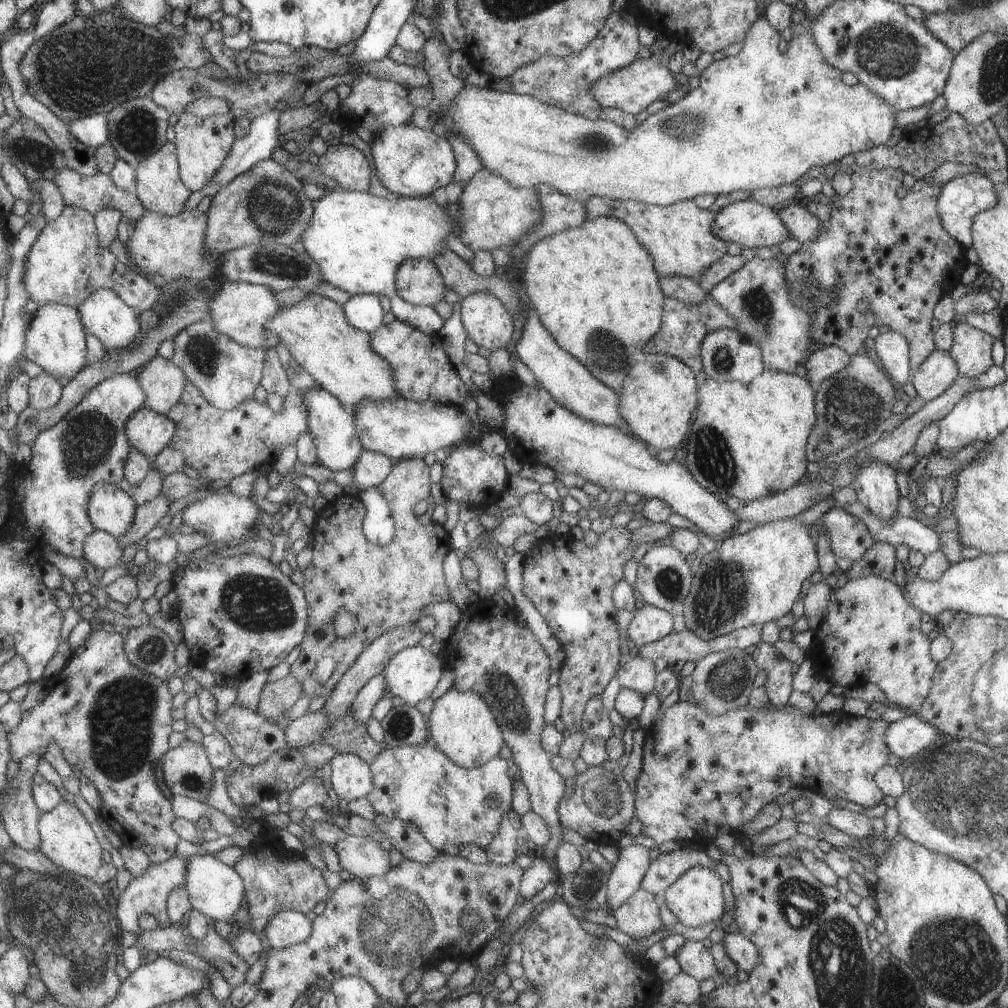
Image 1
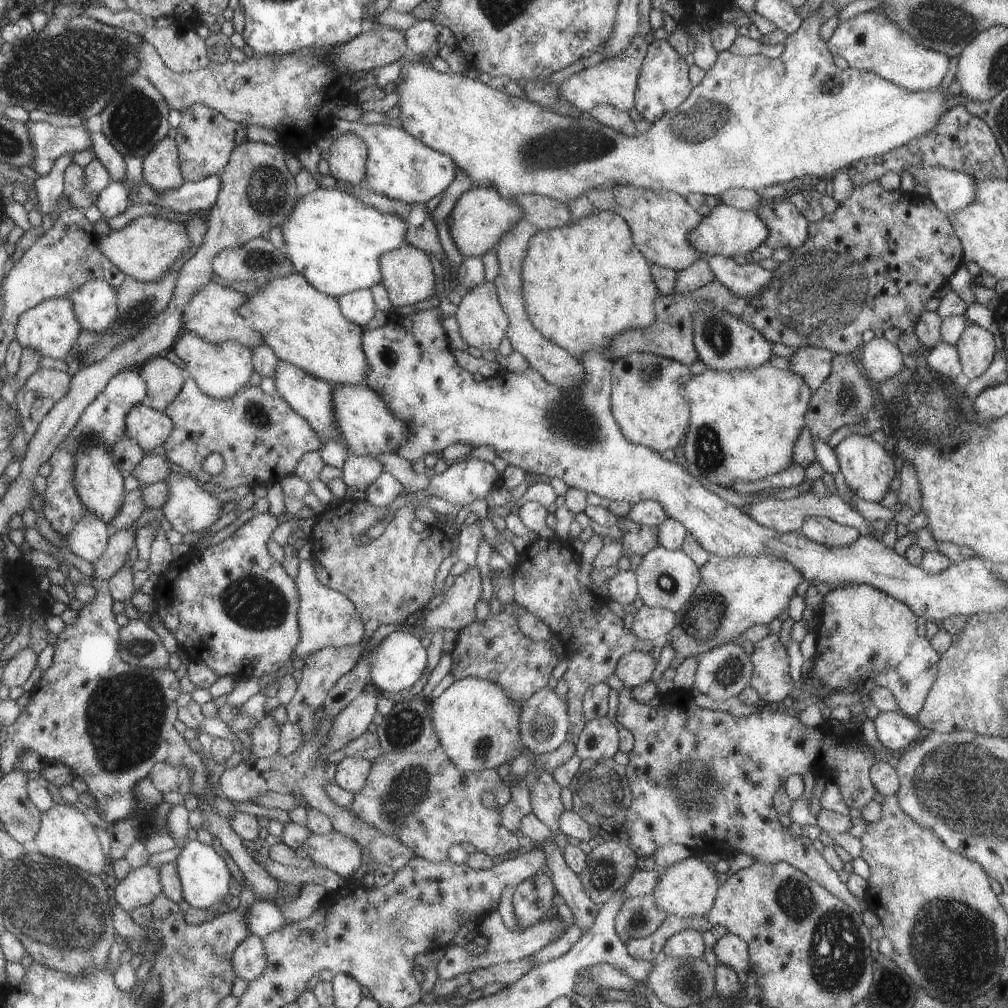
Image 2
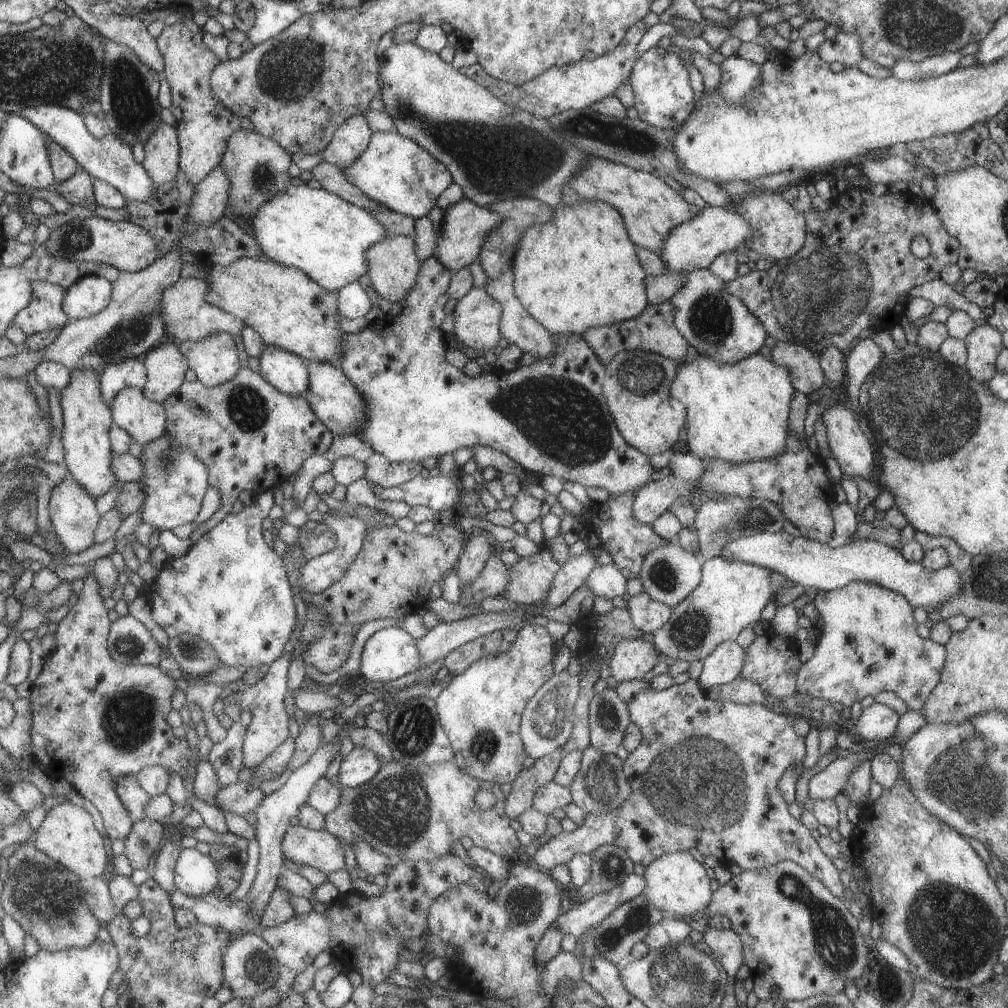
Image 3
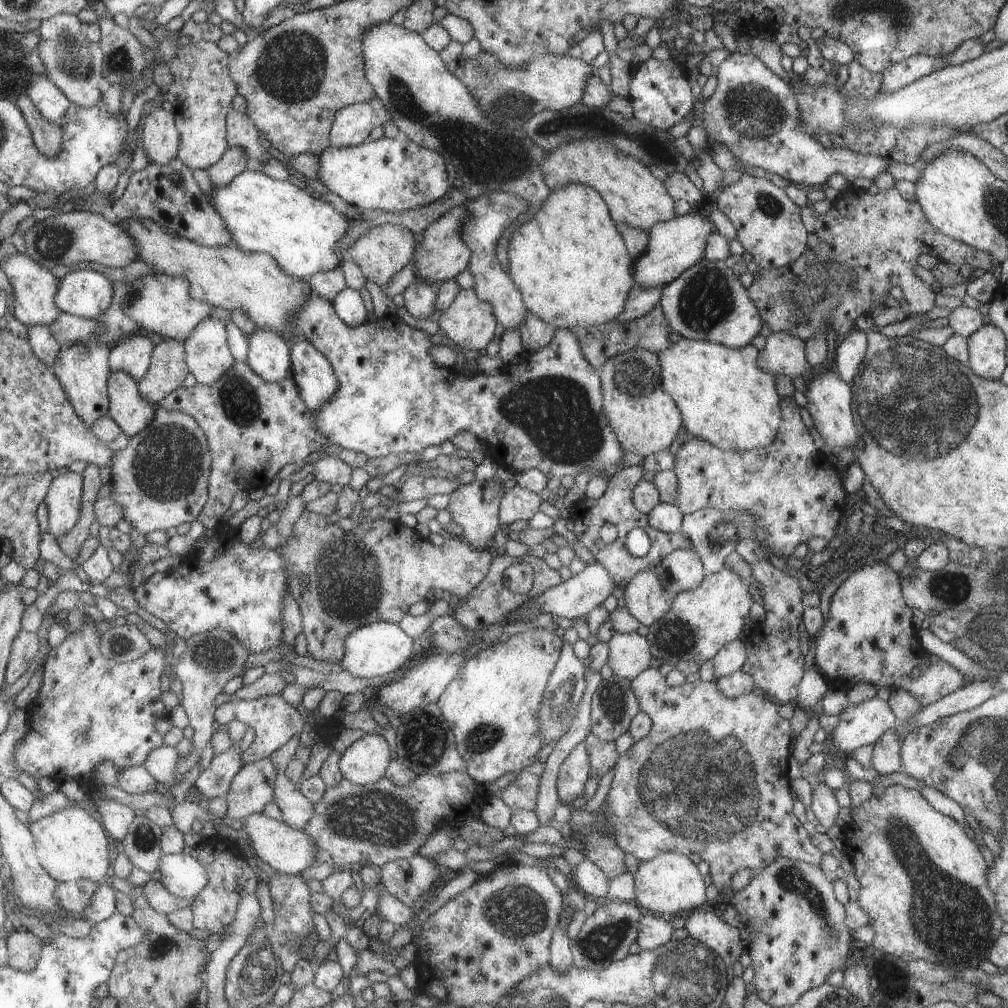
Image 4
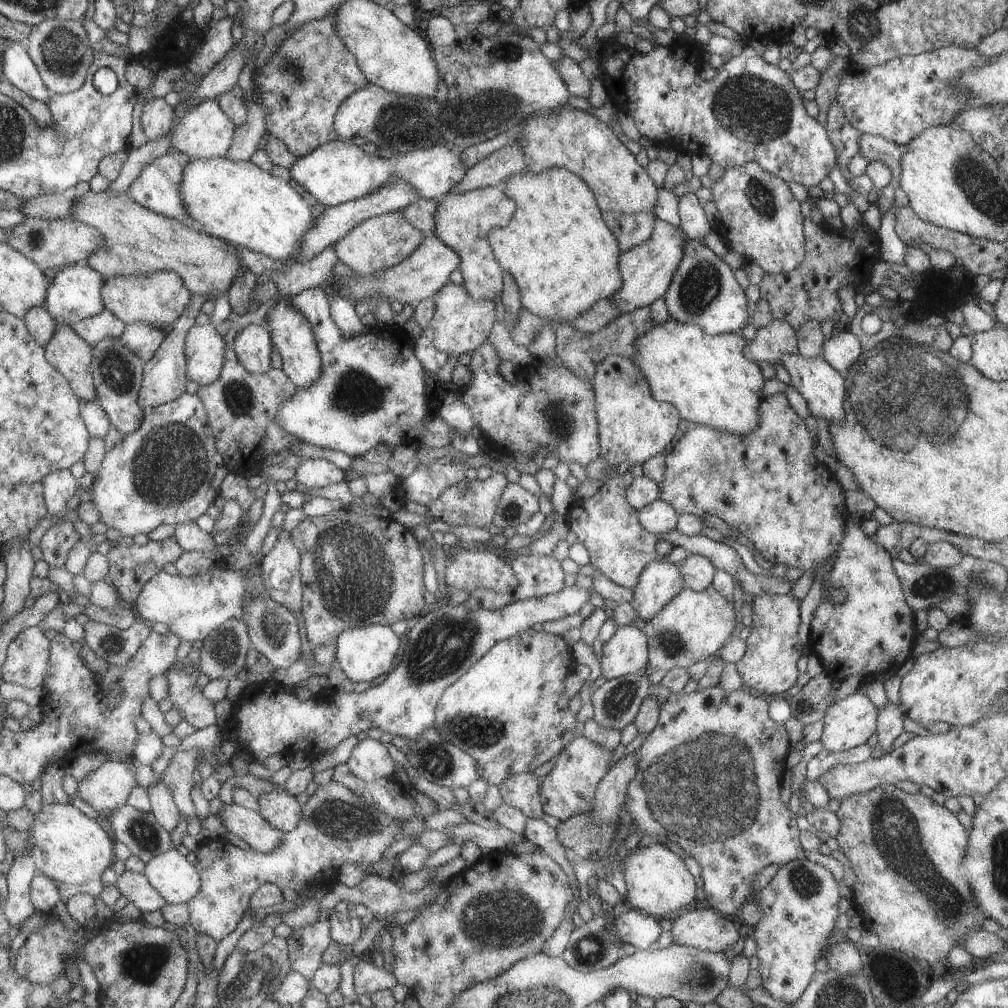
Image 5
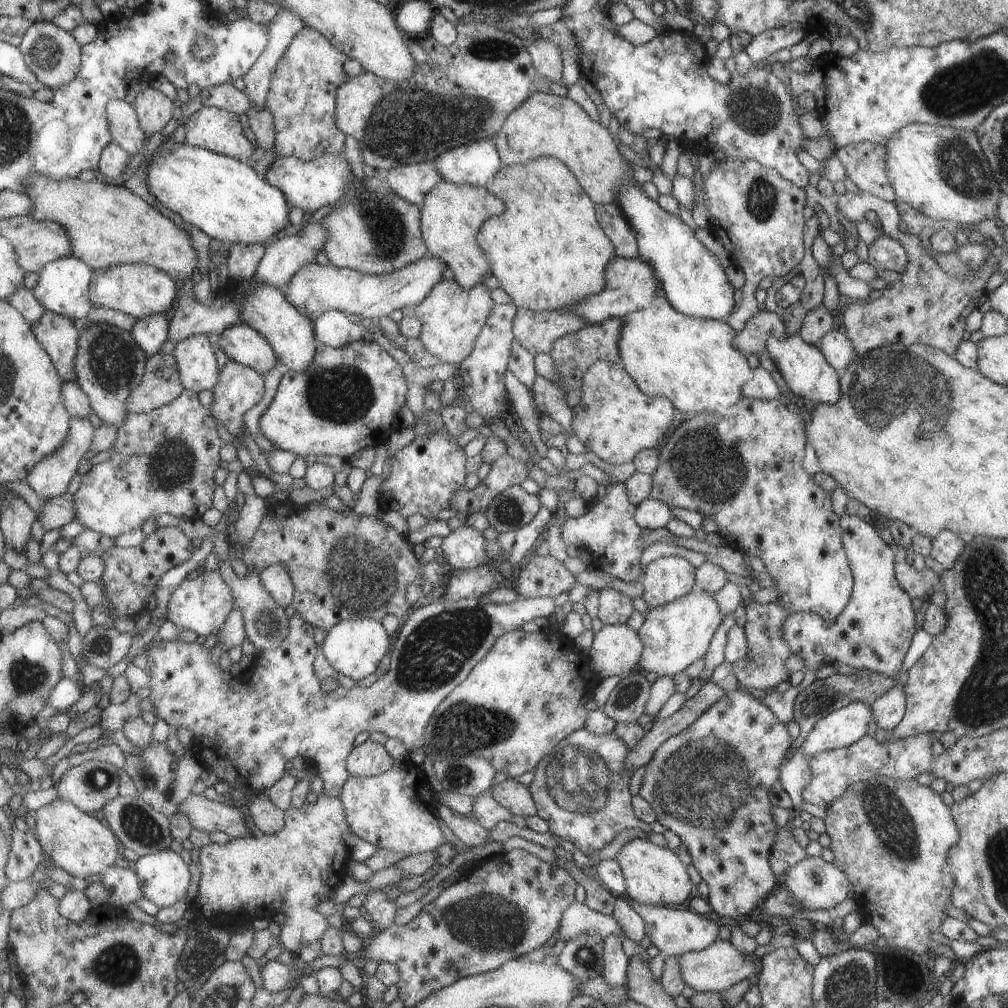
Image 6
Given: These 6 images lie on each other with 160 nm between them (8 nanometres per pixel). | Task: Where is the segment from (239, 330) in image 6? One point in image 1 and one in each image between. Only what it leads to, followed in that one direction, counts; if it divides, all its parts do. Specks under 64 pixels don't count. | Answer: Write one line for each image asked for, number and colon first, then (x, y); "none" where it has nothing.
1: (331, 427)
2: (310, 398)
3: (287, 372)
4: (267, 353)
5: (251, 344)

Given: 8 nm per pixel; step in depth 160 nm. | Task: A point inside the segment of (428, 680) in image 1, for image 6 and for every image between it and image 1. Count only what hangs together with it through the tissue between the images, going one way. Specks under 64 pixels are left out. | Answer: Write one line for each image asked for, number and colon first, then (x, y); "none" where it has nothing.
2: (398, 661)
3: (390, 652)
4: (374, 649)
5: (364, 652)
6: (353, 647)

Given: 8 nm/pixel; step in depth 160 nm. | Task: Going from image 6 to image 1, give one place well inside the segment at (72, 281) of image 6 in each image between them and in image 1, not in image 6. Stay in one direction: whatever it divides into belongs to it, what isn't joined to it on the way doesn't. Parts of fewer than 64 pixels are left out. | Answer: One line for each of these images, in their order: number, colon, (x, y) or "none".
1: (105, 315)
2: (96, 304)
3: (93, 293)
4: (89, 294)
5: (76, 292)

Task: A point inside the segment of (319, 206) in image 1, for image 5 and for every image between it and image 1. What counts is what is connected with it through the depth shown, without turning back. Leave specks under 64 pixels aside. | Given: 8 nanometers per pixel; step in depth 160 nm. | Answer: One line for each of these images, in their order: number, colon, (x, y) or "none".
2: (334, 241)
3: (314, 230)
4: (262, 214)
5: (236, 201)

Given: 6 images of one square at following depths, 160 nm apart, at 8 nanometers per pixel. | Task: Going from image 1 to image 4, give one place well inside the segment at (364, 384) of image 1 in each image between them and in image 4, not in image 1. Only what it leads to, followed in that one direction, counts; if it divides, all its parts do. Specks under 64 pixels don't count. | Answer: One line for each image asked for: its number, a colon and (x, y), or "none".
2: (304, 327)
3: (286, 308)
4: (251, 282)

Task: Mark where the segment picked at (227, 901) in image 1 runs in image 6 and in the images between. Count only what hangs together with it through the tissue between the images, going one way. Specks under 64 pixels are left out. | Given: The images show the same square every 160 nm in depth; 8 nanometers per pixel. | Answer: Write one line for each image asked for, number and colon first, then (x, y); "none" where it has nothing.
2: (204, 877)
3: (196, 874)
4: (184, 876)
5: (175, 876)
6: (165, 878)

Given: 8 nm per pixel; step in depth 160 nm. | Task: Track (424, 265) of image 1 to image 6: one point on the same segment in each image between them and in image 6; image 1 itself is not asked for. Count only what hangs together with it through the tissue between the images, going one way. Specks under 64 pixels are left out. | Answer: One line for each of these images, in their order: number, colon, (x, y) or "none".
2: (407, 275)
3: (393, 265)
4: (385, 249)
5: (381, 241)
6: (371, 230)

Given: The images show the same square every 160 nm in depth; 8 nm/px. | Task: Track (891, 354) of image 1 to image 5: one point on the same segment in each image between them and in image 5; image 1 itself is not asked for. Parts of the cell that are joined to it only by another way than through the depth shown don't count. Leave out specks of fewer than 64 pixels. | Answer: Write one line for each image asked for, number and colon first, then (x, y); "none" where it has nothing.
2: (880, 359)
3: (859, 361)
4: (850, 349)
5: (841, 350)

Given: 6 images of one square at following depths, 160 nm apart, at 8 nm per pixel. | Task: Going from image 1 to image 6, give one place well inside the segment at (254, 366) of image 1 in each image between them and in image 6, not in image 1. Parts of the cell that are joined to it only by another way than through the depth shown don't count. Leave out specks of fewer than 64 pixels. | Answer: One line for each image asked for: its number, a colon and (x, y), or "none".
2: (220, 369)
3: (214, 360)
4: (207, 354)
5: (204, 347)
6: (198, 370)

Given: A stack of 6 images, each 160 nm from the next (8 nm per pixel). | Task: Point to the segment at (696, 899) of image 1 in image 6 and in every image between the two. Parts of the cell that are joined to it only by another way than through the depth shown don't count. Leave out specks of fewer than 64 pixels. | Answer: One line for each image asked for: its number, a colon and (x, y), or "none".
2: (687, 889)
3: (678, 886)
4: (668, 885)
5: (658, 884)
6: (652, 874)

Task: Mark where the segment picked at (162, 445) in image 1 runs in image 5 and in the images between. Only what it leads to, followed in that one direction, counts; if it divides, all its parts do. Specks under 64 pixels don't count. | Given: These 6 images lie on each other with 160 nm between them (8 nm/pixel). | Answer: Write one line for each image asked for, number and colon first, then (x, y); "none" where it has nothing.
2: (150, 428)
3: (145, 420)
4: (128, 407)
5: (119, 372)

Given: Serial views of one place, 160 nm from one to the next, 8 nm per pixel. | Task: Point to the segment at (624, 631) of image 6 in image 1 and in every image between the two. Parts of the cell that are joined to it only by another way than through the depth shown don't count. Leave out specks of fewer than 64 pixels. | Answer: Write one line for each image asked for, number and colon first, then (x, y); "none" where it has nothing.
1: (637, 674)
2: (634, 668)
3: (633, 658)
4: (628, 653)
5: (626, 651)

